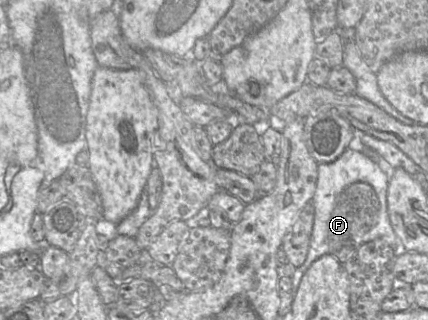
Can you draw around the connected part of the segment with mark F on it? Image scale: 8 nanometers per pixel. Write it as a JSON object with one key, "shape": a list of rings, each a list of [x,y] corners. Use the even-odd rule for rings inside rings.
{"shape":[[[347,148],[336,160],[318,164],[316,190],[312,198],[315,208],[314,224],[305,262],[296,268],[292,279],[293,296],[310,265],[330,253],[344,264],[362,243],[376,238],[385,240],[394,250],[396,234],[387,211],[389,178],[372,159],[360,151]]]}

